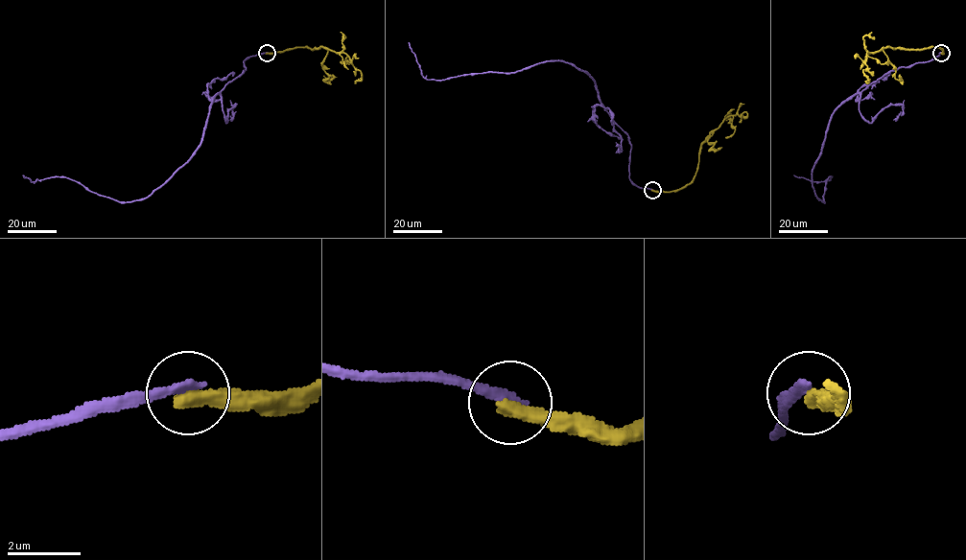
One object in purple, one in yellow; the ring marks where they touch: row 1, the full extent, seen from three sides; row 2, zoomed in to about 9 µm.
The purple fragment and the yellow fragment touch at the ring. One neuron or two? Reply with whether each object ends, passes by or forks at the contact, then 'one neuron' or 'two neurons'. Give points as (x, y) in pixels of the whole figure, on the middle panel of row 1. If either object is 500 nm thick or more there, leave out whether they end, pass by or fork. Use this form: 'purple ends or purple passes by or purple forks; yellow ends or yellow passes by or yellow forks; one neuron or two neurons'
purple ends; yellow ends; two neurons

